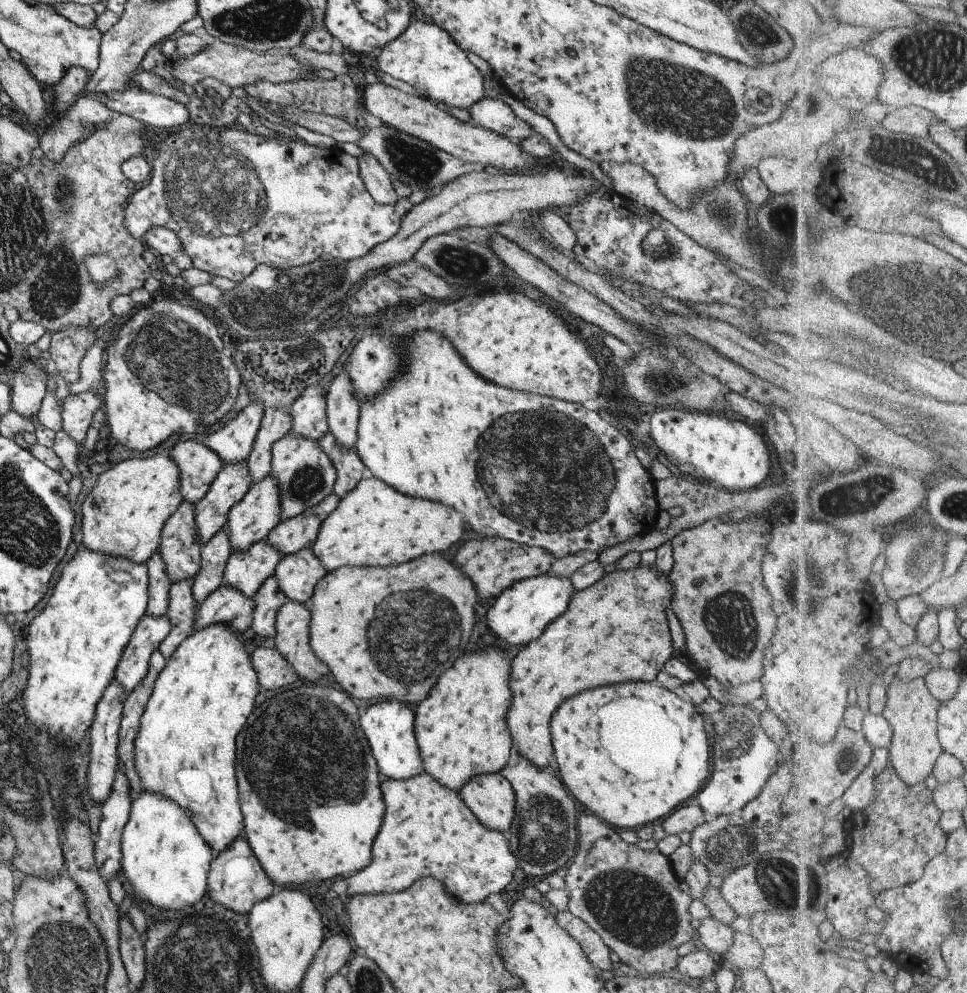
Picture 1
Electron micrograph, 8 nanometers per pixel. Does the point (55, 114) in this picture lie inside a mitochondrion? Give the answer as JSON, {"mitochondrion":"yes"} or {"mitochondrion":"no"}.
{"mitochondrion":"no"}

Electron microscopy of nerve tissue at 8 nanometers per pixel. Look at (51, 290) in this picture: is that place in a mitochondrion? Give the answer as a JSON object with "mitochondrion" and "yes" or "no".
{"mitochondrion":"yes"}

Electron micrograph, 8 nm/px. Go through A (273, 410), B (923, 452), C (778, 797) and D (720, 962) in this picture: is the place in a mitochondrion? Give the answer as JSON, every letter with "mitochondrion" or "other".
{"A":"other","B":"other","C":"other","D":"other"}

